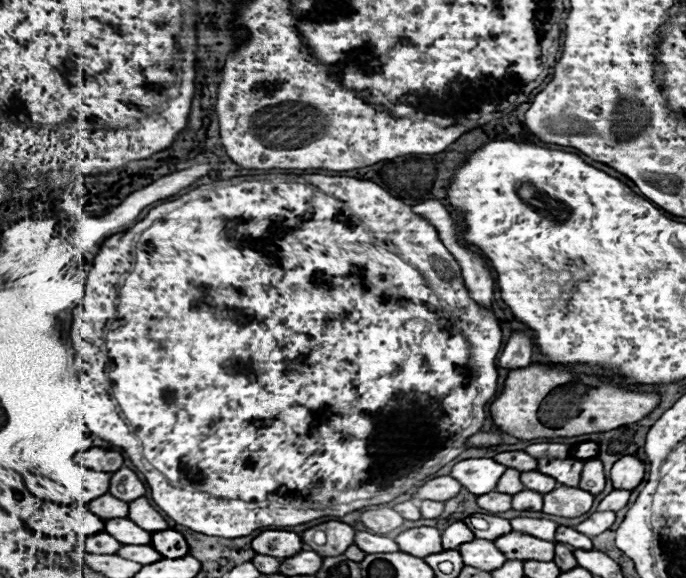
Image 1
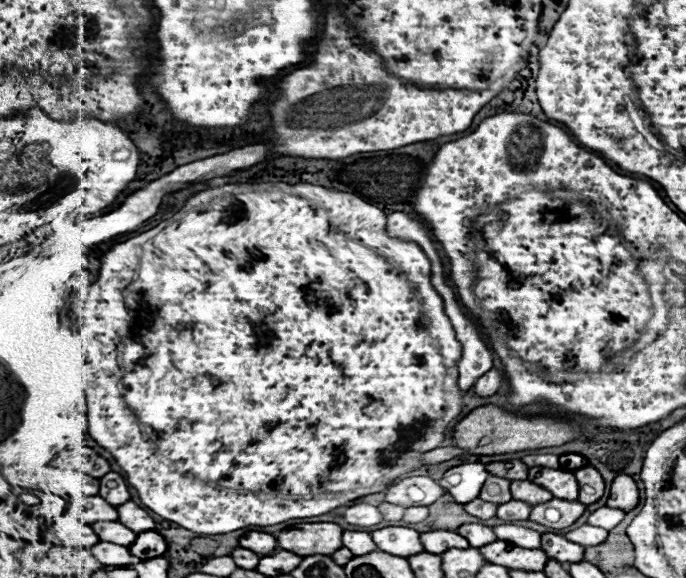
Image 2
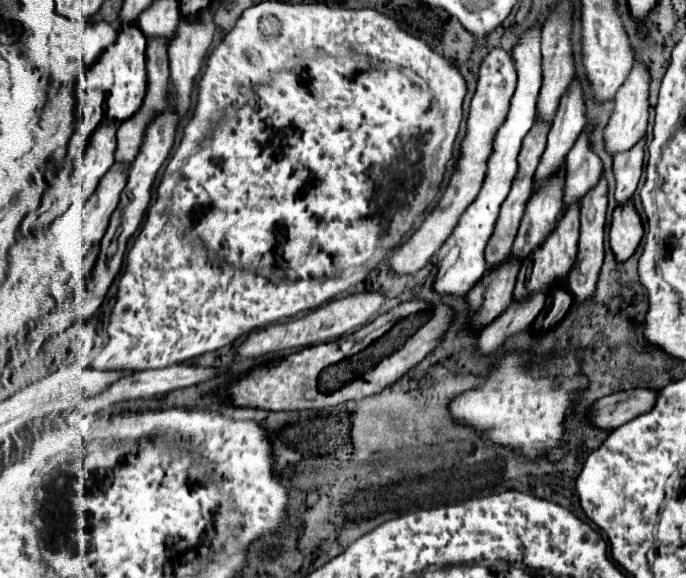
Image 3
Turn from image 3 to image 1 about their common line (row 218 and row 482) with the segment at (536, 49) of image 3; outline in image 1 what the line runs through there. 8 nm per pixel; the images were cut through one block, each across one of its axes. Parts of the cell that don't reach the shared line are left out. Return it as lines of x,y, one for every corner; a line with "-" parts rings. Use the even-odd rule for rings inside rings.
468,458
458,462
452,468
450,476
460,480
462,488
466,488
468,492
482,496
496,488
496,482
504,474
504,470
506,468
502,464
496,464
492,458

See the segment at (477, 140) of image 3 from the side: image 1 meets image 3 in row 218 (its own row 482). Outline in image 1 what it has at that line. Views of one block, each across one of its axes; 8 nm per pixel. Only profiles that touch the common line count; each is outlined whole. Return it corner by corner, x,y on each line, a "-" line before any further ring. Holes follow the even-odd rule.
438,476
432,478
428,482
424,482
416,494
414,500
436,500
436,502
444,502
450,500
452,496
456,496
460,492
460,482
454,480
452,476

